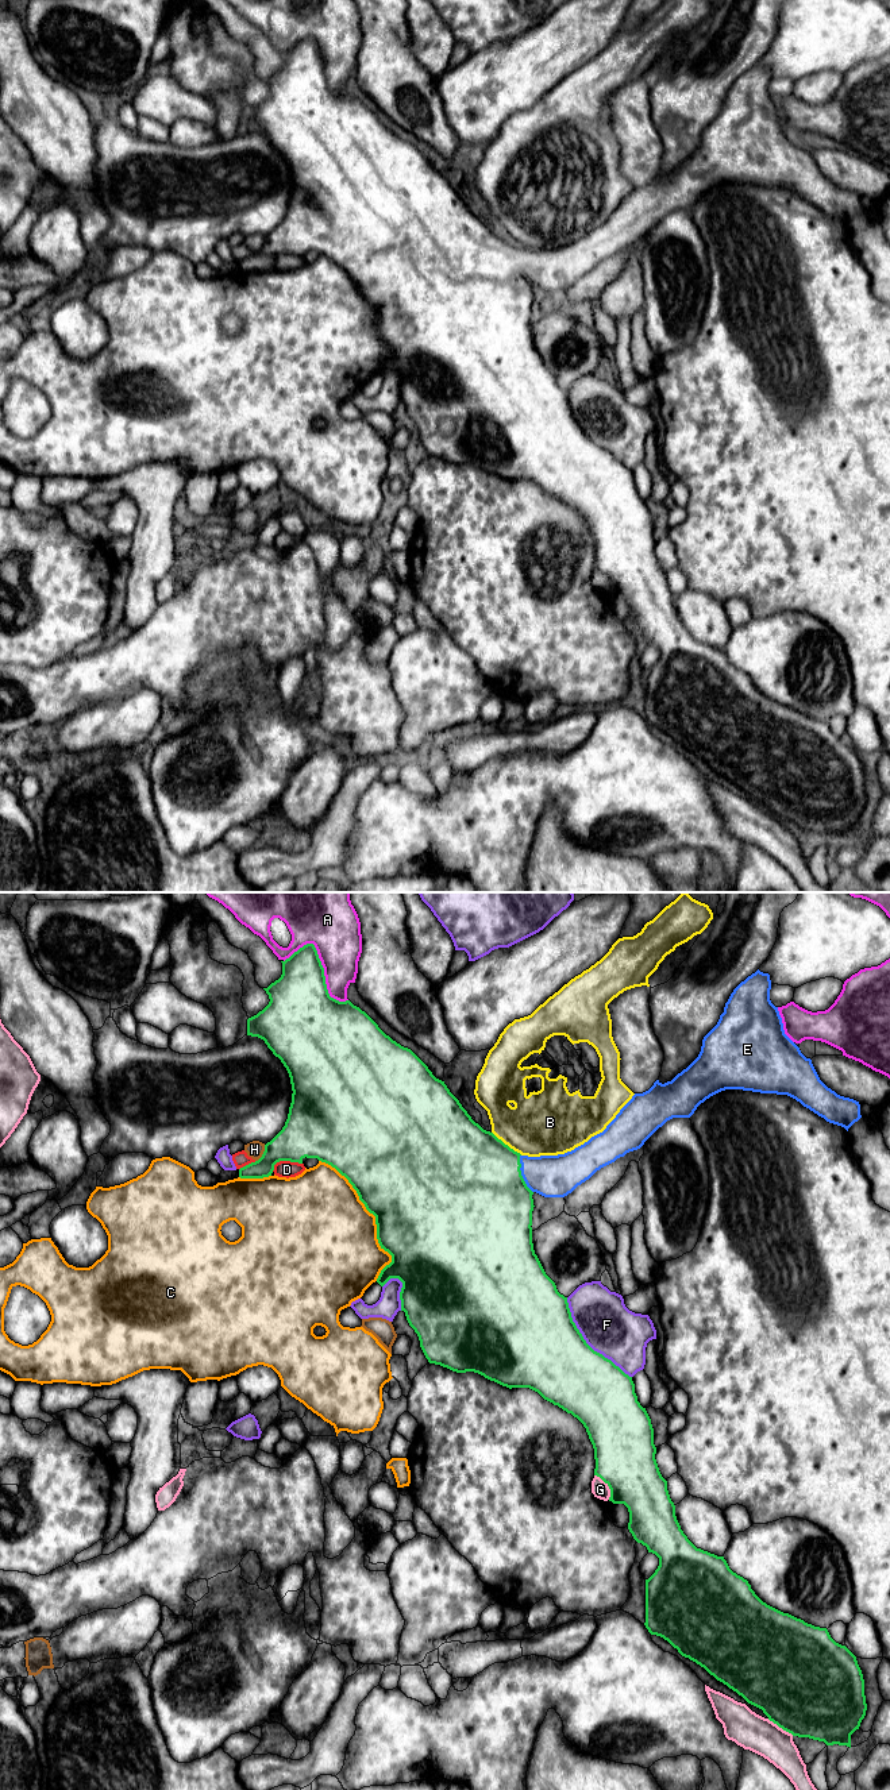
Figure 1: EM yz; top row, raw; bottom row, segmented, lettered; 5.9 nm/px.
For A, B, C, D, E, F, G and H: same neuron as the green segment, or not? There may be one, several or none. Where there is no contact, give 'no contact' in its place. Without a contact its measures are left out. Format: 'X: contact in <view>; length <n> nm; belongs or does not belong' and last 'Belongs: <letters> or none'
A: contact in yz; length 460 nm; does not belong
B: contact in yz; length 240 nm; does not belong
C: contact in yz; length 800 nm; does not belong
D: contact in yz; length 190 nm; does not belong
E: contact in yz; length 240 nm; belongs
F: contact in yz; length 600 nm; does not belong
G: contact in yz; length 180 nm; does not belong
H: contact in yz; length 120 nm; does not belong
Belongs: E

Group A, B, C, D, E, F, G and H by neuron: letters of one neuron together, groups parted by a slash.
A / B / C / D / E / F / G / H

